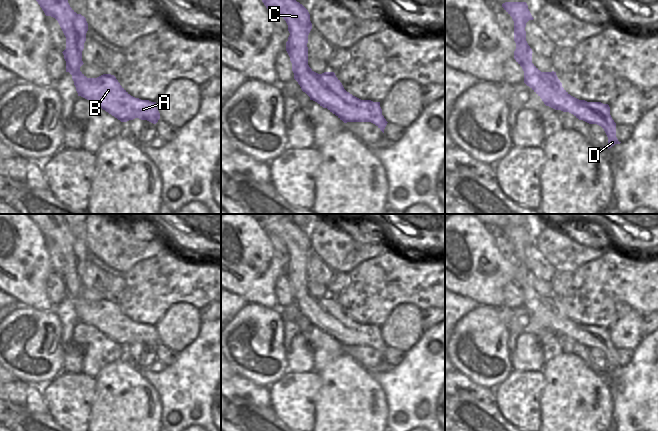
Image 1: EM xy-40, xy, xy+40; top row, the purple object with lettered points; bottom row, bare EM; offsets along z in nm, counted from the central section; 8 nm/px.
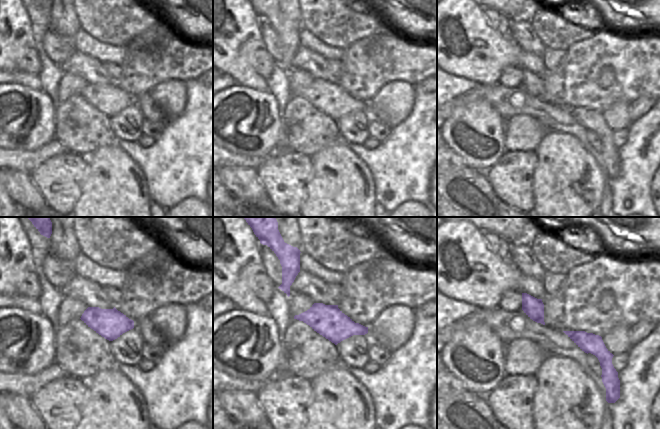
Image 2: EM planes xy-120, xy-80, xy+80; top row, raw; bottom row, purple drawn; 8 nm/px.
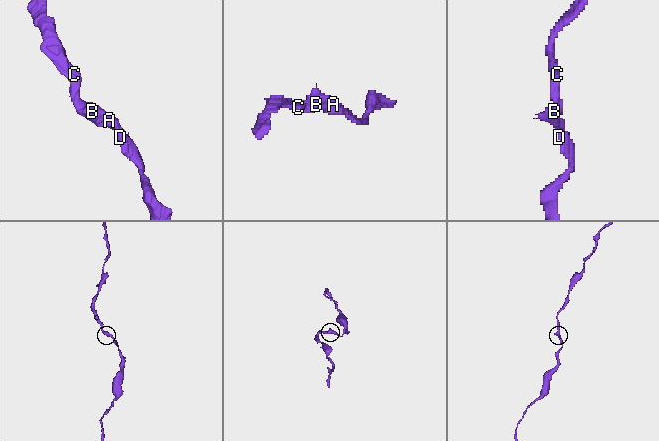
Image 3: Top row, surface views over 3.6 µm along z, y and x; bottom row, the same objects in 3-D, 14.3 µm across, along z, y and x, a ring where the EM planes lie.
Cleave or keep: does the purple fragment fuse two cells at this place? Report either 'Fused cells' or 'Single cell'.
Single cell.

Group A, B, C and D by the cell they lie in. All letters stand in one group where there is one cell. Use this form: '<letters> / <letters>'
A B C D

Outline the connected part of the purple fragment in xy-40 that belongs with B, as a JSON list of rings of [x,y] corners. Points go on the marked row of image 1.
[[[68,0],[36,1],[46,16],[58,21],[66,37],[66,49],[62,53],[66,61],[66,72],[72,75],[78,96],[95,102],[121,122],[139,118],[156,124],[160,119],[156,102],[131,96],[114,75],[103,74],[97,78],[87,78],[80,71],[84,64],[82,51],[88,31],[86,18],[77,14],[70,7]]]

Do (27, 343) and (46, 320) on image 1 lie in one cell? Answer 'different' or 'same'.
same

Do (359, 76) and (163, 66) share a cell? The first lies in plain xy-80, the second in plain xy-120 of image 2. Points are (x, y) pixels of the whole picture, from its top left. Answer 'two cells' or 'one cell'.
one cell

